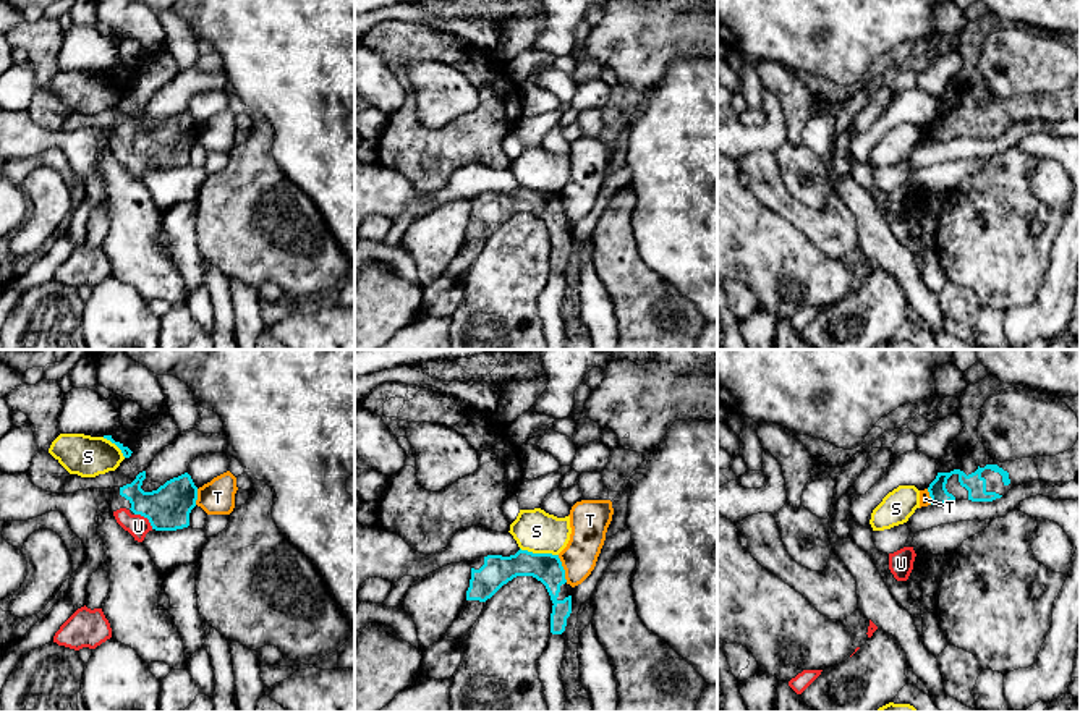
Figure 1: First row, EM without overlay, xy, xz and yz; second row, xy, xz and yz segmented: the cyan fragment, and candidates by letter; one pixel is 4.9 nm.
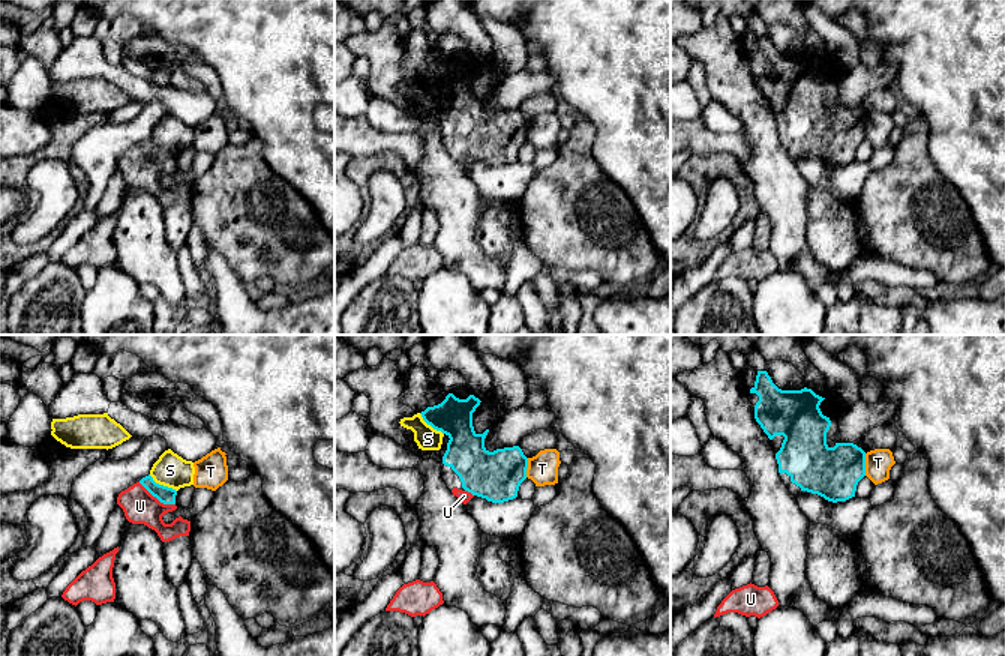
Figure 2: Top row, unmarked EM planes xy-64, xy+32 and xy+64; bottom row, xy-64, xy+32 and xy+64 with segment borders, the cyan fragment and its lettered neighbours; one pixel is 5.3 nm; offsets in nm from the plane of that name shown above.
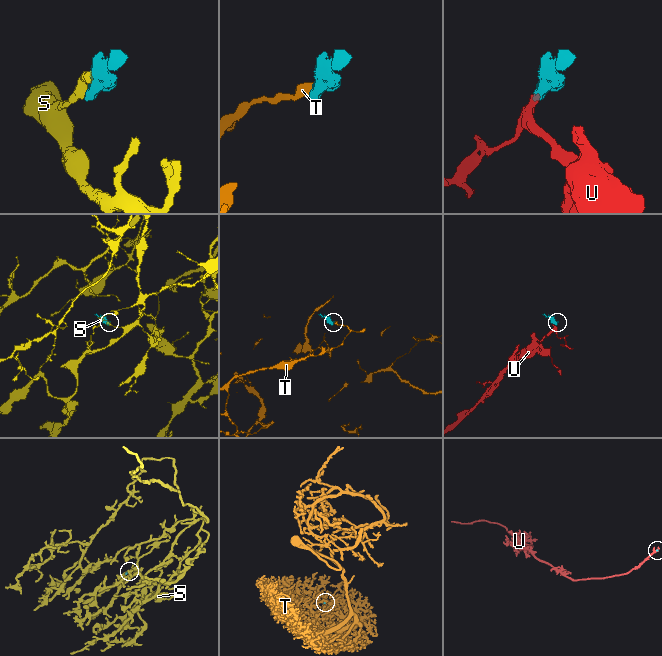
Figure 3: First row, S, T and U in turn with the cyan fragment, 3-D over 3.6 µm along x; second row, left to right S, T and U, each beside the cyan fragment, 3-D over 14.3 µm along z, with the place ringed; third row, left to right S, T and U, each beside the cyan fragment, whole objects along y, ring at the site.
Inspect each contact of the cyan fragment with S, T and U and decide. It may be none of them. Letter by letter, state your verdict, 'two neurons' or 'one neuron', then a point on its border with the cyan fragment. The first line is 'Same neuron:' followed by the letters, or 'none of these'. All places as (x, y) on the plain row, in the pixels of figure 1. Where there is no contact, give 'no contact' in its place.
Same neuron: U
S: two neurons; contact xz (540, 191)
T: two neurons; contact xz (562, 206)
U: one neuron; contact xy (146, 154)

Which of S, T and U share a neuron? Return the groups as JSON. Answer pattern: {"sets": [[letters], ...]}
{"sets": [["S"], ["T"], ["U"]]}

